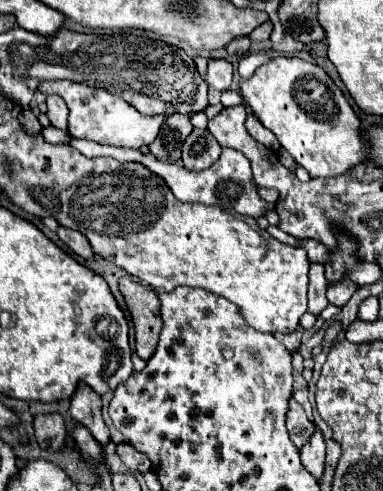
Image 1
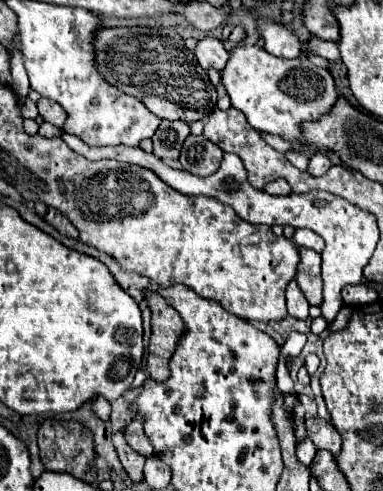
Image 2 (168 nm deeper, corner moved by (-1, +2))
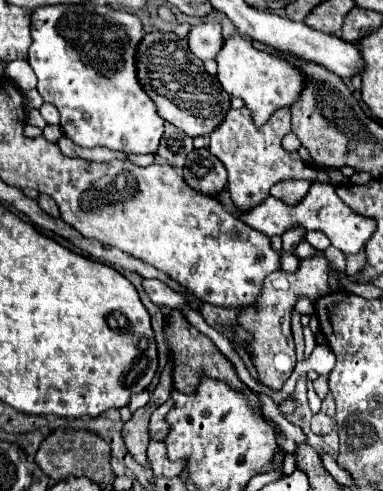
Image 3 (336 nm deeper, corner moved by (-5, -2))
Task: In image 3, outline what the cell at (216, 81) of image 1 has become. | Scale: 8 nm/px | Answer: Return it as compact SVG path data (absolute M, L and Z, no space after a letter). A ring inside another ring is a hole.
M203 22L203 24L195 24L189 34L187 34L187 44L189 50L205 60L205 58L215 58L215 54L221 50L221 26L217 22Z

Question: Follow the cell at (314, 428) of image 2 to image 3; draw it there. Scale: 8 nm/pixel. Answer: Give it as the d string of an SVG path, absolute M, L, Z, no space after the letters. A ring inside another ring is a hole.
M319 412L319 414L315 414L315 416L311 418L311 430L313 430L315 434L325 436L325 434L329 434L329 432L333 430L333 420L331 420L327 414Z

